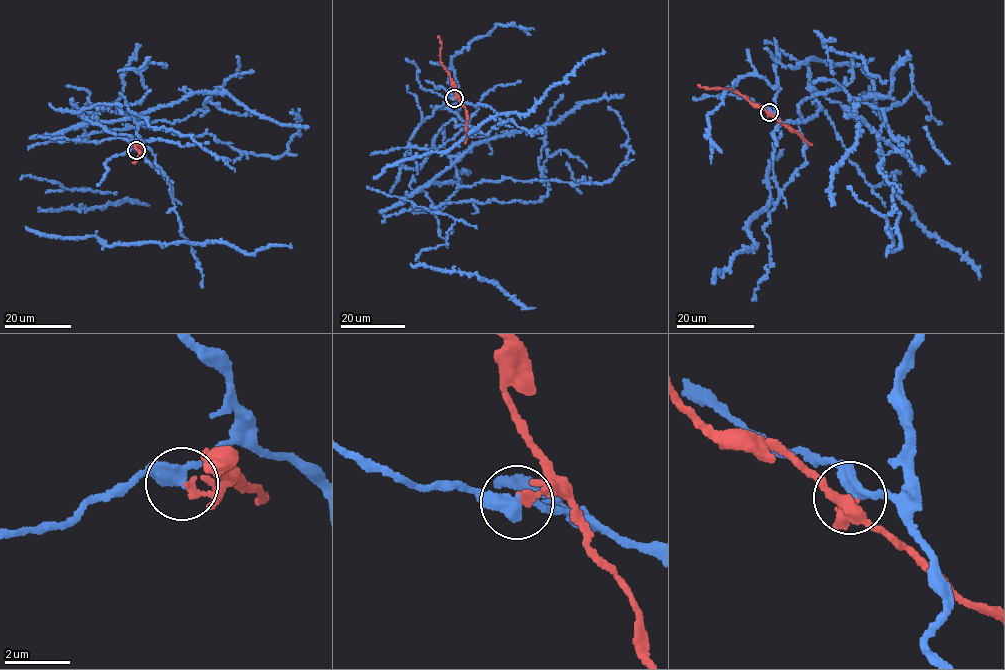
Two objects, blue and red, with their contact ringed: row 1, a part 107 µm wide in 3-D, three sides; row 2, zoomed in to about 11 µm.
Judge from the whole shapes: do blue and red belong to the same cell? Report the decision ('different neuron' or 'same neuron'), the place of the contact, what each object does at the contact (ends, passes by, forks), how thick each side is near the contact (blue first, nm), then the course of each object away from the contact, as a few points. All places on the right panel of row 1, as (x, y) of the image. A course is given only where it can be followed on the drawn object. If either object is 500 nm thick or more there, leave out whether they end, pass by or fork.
different neuron | (769, 112) | blue passes by | red passes by | 380/140 nm | blue via (769, 112), (782, 191), (799, 103), (861, 69), (923, 168), (850, 97), (881, 108), (902, 246), (847, 186) | red via (769, 112), (727, 87), (705, 89), (698, 85)

